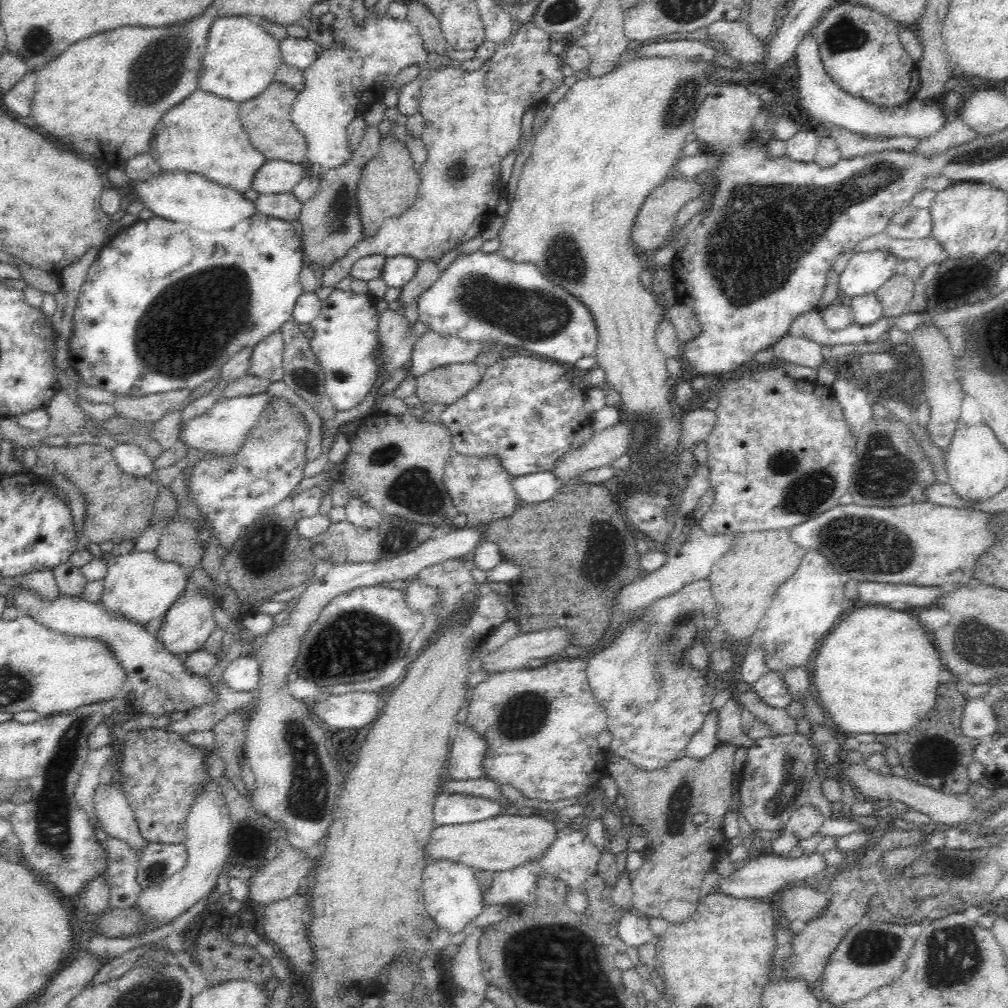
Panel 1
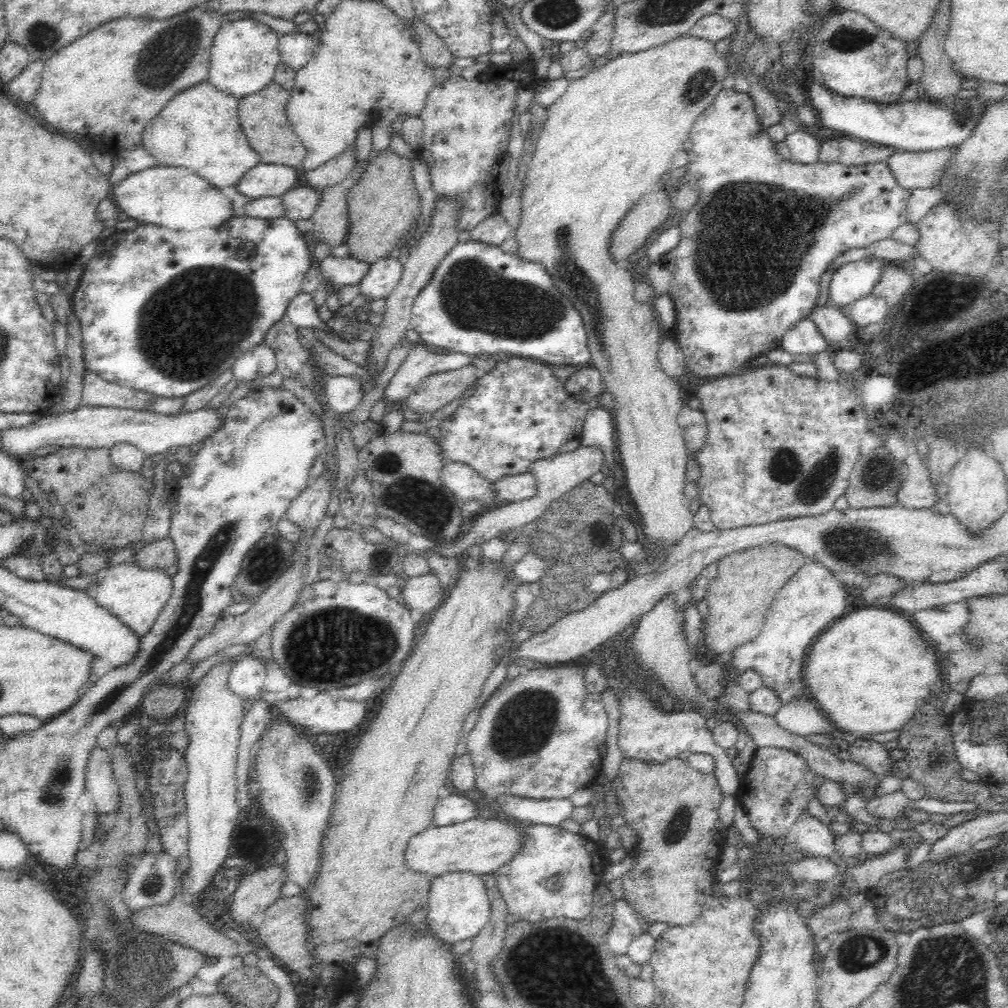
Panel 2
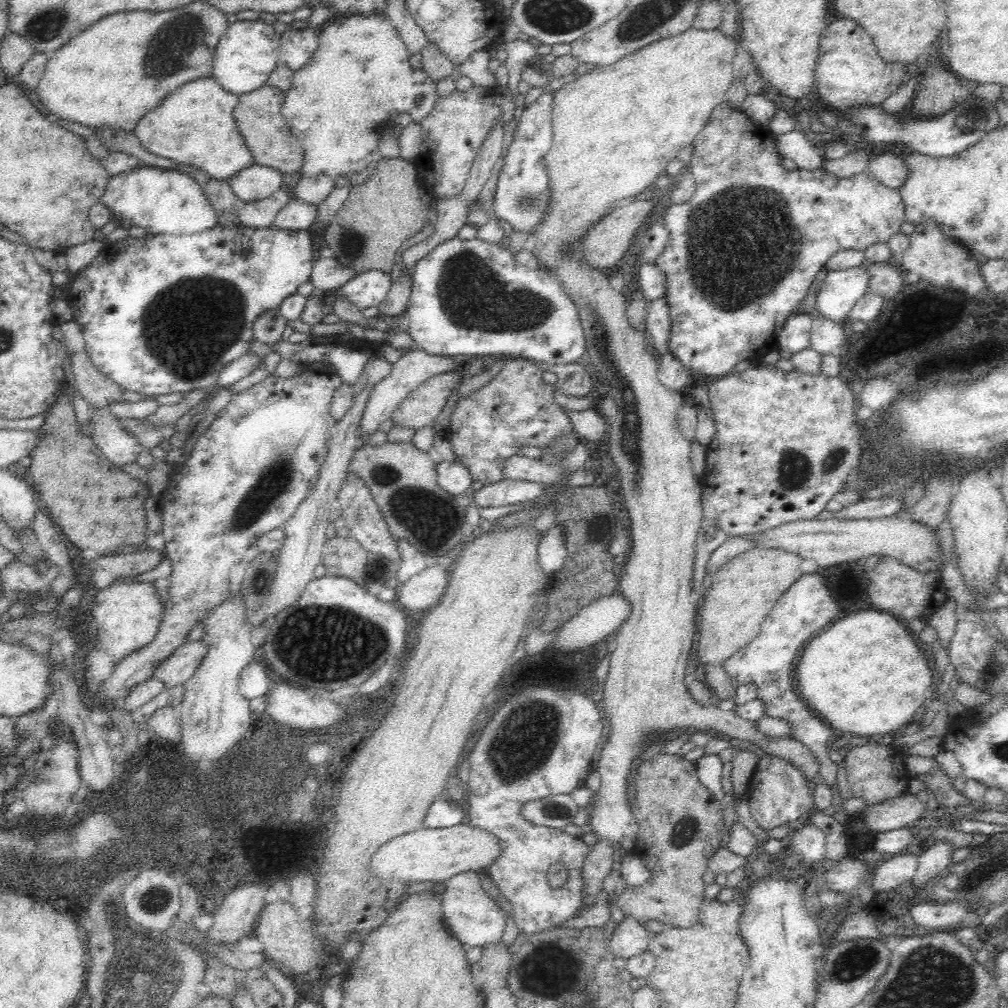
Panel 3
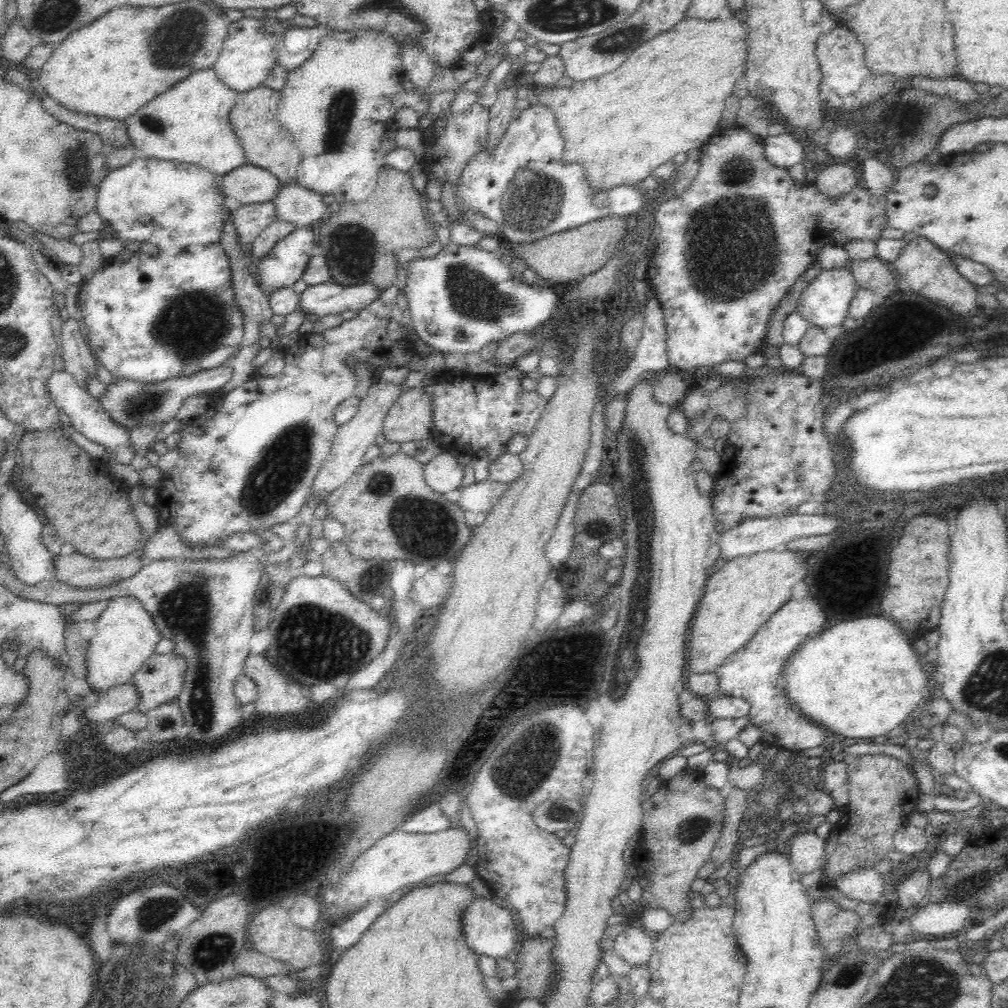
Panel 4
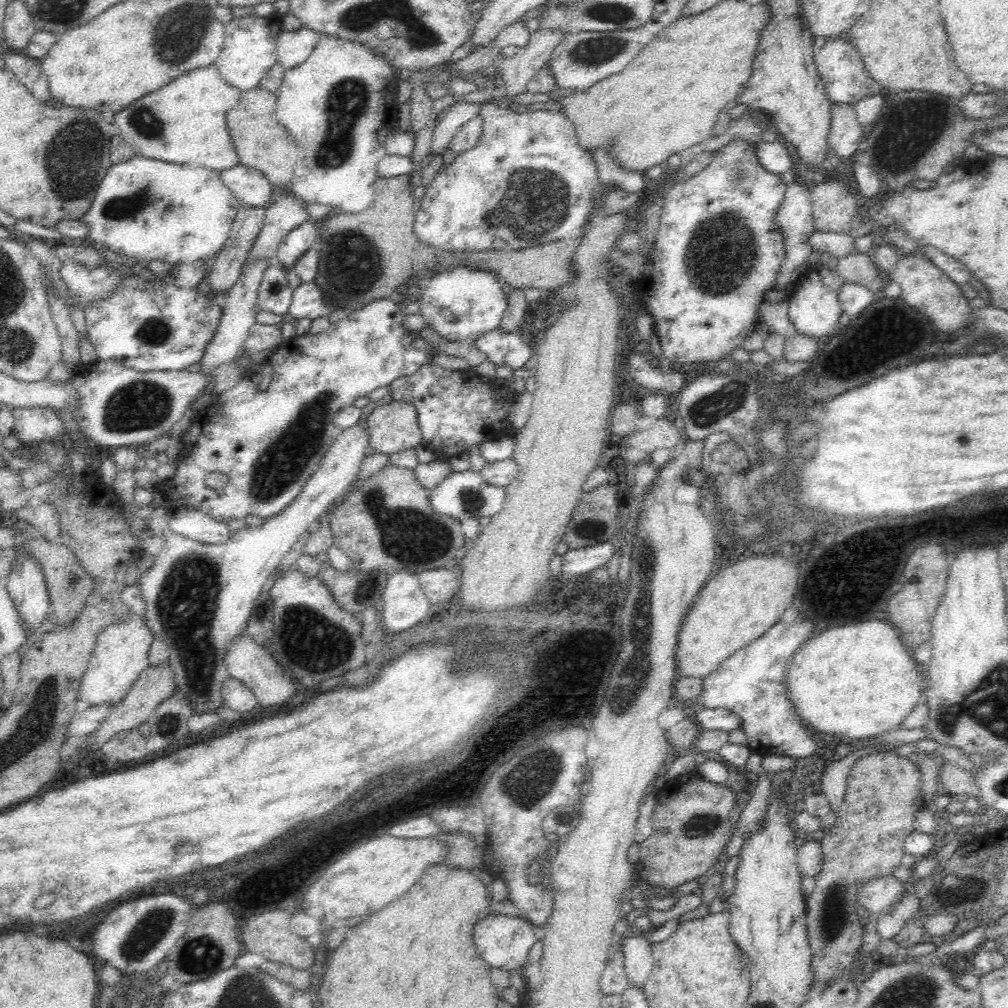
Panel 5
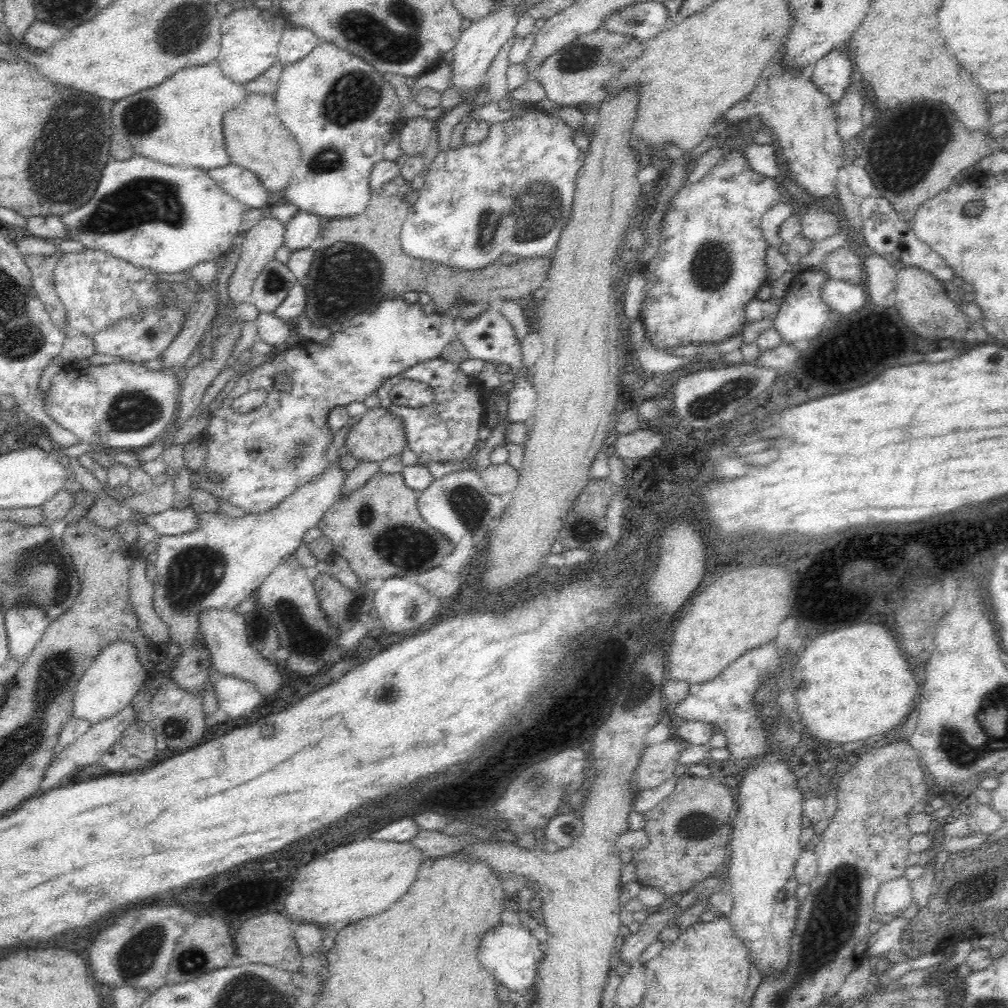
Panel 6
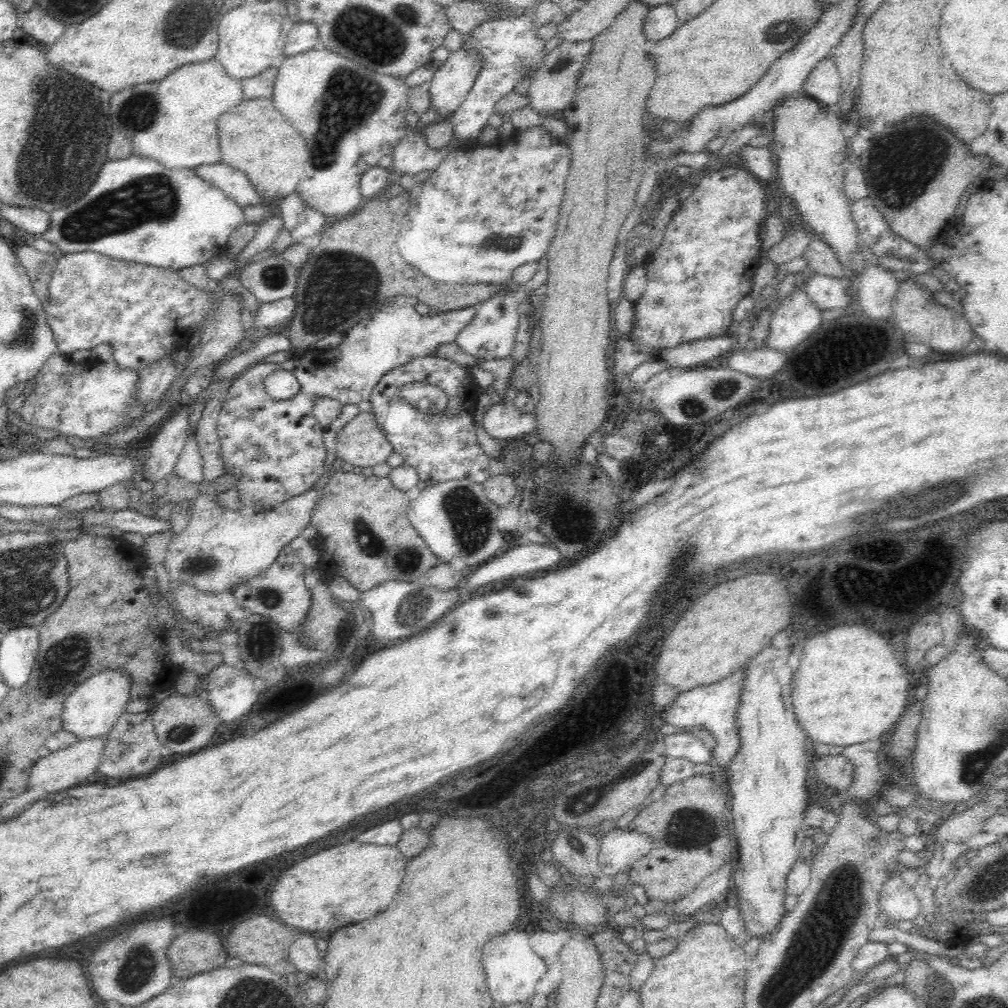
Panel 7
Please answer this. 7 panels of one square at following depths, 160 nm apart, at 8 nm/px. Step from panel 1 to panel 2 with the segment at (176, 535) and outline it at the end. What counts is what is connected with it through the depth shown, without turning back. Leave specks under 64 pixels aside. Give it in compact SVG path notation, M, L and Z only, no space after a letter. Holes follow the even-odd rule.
M164 537L151 543L132 554L128 563L134 563L142 569L165 569L176 562L176 551L172 539Z

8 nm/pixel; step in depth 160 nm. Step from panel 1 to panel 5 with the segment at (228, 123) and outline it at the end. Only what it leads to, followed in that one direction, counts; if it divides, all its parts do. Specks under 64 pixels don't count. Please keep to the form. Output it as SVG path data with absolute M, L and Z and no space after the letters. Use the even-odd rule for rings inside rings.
M212 63L186 72L186 74L178 76L174 82L162 86L160 90L146 94L140 100L132 102L130 106L122 108L114 116L114 124L118 126L121 138L134 148L134 152L142 154L146 158L171 163L178 162L181 165L186 162L196 162L198 166L207 169L227 169L238 164L238 156L236 156L234 144L230 140L230 131L226 126L226 112L232 110L234 106L238 106L240 96L242 96L242 92L236 90L234 86L226 84L218 74L218 67Z

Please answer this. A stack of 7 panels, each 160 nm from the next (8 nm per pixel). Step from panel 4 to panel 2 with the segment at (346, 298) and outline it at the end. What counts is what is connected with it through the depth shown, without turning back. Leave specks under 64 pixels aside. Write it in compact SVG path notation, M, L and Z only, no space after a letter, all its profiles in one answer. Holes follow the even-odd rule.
M395 255L377 260L370 265L364 278L358 282L360 294L369 303L379 298L386 298L400 282L401 274L402 261L398 261Z

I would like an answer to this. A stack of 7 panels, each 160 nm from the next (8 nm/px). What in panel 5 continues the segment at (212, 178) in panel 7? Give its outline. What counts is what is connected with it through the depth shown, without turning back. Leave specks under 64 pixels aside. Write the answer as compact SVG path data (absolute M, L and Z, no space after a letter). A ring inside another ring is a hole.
M237 164L219 170L220 180L226 188L247 207L264 207L272 194L272 184L255 168Z

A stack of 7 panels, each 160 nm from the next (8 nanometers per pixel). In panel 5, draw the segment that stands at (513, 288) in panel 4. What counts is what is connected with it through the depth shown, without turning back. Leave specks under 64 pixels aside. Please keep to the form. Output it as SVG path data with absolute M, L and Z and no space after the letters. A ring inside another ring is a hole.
M462 265L455 266L449 271L434 273L420 280L422 300L419 305L419 313L422 314L425 324L432 324L434 330L439 332L440 336L446 341L460 342L468 340L472 342L472 339L478 338L484 332L494 330L500 324L507 303L502 285L502 281L488 270L470 269L470 267Z

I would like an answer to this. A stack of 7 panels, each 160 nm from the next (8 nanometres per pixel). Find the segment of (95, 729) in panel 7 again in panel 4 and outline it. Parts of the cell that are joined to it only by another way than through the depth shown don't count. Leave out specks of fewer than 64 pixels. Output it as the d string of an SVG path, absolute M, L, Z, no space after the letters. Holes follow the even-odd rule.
M130 596L113 597L94 623L96 635L88 643L85 681L88 692L96 694L128 683L140 666L155 653L162 635L142 603Z

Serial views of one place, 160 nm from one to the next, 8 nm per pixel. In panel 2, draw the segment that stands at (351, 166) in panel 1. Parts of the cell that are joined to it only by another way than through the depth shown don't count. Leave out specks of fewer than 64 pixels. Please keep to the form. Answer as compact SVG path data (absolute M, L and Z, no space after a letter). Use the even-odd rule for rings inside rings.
M362 161L355 165L341 183L321 191L322 198L319 198L318 206L312 215L313 238L327 240L333 253L341 251L341 245L344 244L342 240L348 232L346 194L360 180L366 166L366 162Z

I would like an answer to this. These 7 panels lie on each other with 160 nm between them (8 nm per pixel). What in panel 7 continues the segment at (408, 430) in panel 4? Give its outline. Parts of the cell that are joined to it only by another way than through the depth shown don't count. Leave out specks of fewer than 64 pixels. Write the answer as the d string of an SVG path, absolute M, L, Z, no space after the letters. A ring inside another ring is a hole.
M372 412L359 413L336 434L335 456L354 471L386 462L392 451Z

